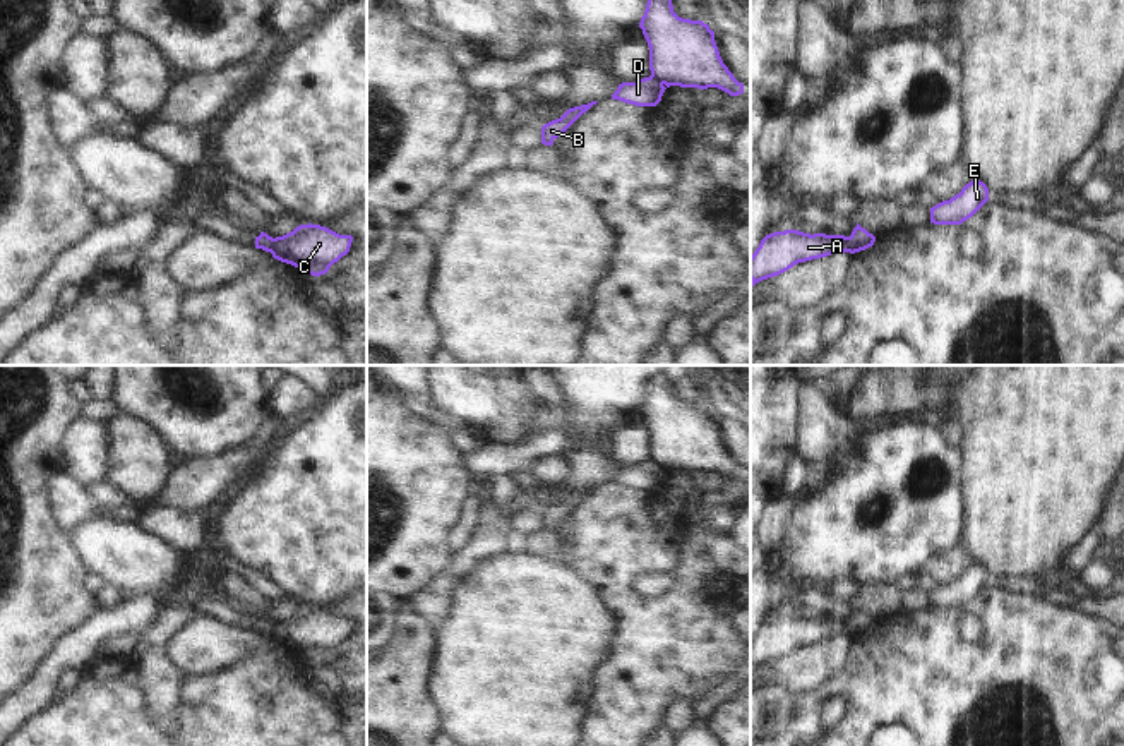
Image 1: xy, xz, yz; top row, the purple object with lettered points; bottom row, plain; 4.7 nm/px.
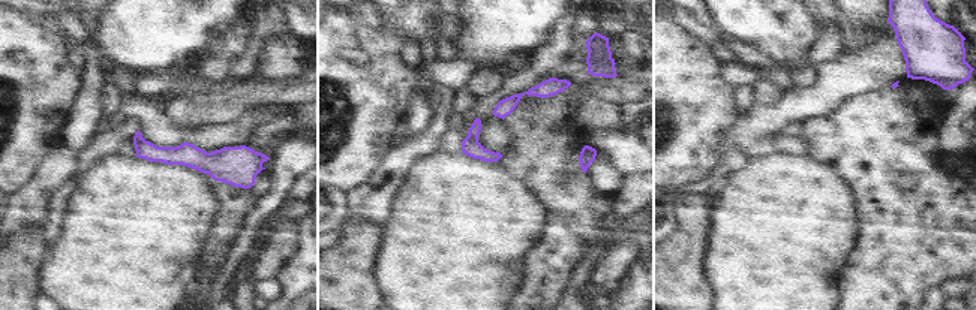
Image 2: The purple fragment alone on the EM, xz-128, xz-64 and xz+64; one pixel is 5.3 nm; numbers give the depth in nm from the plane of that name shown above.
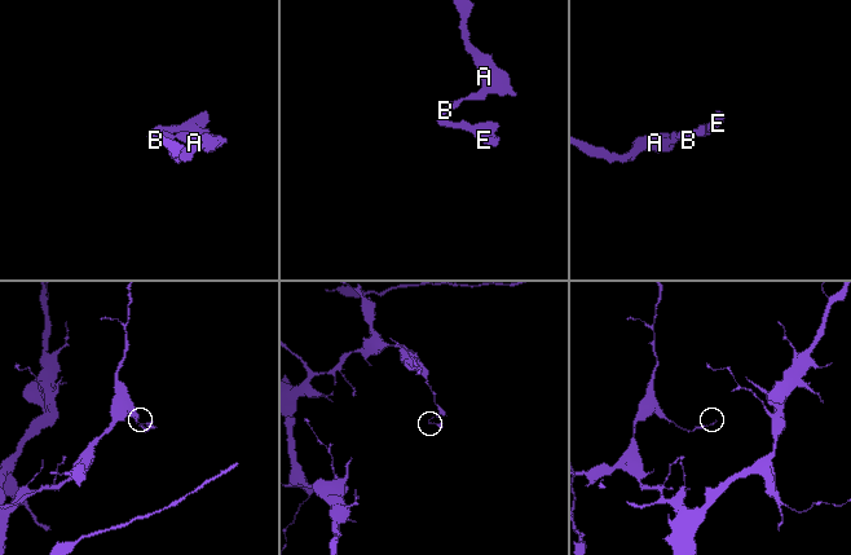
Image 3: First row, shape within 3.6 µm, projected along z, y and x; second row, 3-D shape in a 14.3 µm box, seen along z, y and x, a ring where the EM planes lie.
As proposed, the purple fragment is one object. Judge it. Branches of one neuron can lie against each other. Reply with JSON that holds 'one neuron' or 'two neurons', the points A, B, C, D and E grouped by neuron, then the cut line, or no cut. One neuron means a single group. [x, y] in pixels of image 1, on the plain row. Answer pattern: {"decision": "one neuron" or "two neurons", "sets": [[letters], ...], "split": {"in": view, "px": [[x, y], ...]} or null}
{"decision": "two neurons", "sets": [["A", "C"], ["B", "D", "E"]], "split": {"in": "yz", "px": [[847, 621], [850, 635]]}}

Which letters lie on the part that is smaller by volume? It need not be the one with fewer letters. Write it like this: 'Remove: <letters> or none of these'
Remove: B, D, E

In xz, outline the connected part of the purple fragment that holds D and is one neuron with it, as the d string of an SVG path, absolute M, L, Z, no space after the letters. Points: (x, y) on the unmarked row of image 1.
M651 460L636 466L622 466L612 478L612 484L619 484L636 490L656 490L661 485L665 470L655 465Z

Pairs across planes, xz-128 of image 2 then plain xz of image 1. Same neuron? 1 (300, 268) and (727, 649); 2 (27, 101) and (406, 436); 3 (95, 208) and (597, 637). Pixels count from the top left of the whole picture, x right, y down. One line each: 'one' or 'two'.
1: two
2: one
3: one

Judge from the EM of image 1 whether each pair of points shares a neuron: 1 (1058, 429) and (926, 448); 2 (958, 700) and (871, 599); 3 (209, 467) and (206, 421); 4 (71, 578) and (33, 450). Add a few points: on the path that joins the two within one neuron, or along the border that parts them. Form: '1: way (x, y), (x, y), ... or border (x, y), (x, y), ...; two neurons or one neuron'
1: border (958, 448), (962, 487); two neurons
2: border (900, 611), (876, 623); two neurons
3: border (245, 439), (220, 453), (194, 453), (175, 460); two neurons
4: way (38, 546), (33, 541), (33, 482); one neuron

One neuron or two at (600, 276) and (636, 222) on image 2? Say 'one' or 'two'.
one

